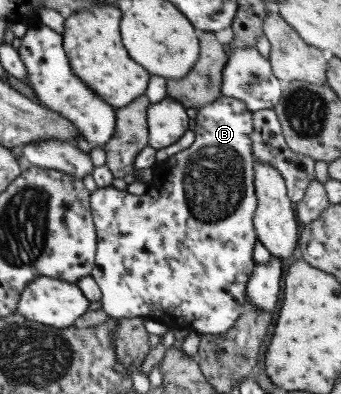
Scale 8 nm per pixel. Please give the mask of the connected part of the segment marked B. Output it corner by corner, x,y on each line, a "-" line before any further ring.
220,96
214,102
201,106
197,109
196,118
191,122
194,132
194,140
184,150
176,152
168,158
168,170
162,172
162,176
152,177
147,182
146,192
142,196
132,196
125,190
116,190
112,185
105,188
95,189
89,196
89,208
96,237
95,257
91,278
100,290
101,310
108,317
134,318
147,317
148,319
160,320
168,329
176,330
184,328
201,334
222,334
235,324
240,316
243,302
246,300
245,287
252,272
255,262
253,261
253,244
257,242
253,230
252,218
256,210
256,195
254,195
254,160
251,154
250,131
252,130
251,112
244,106
243,102
235,98

